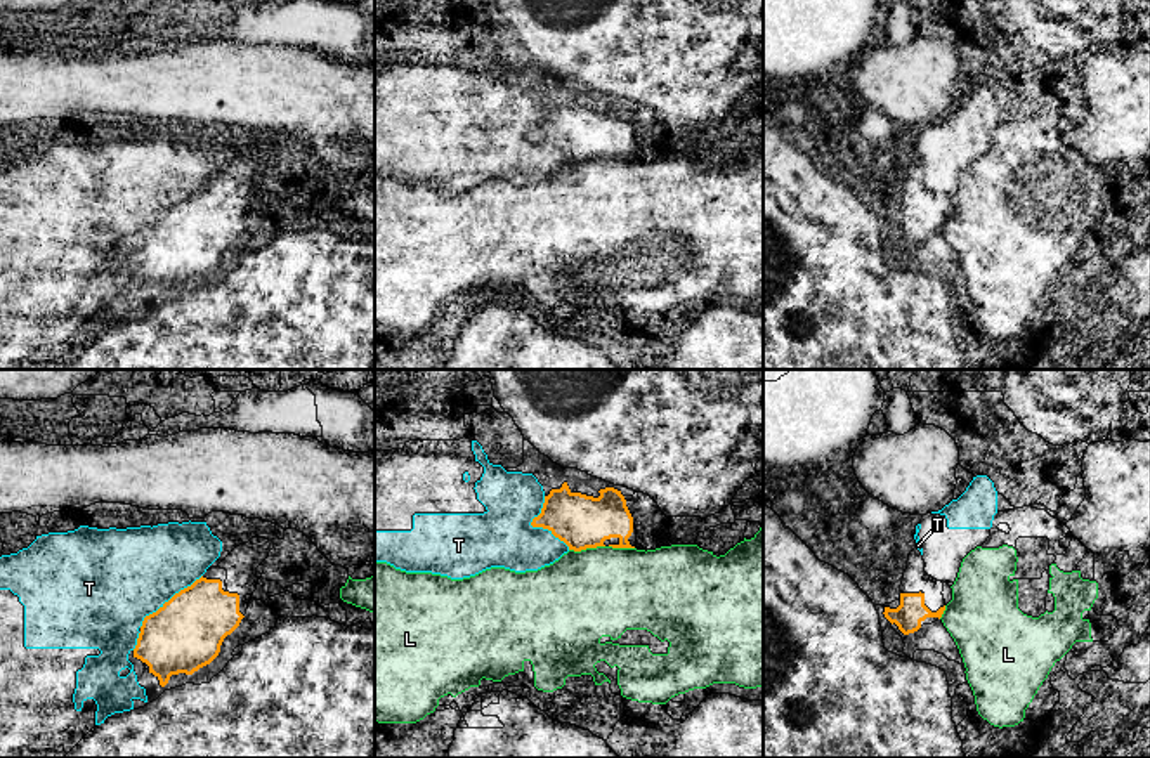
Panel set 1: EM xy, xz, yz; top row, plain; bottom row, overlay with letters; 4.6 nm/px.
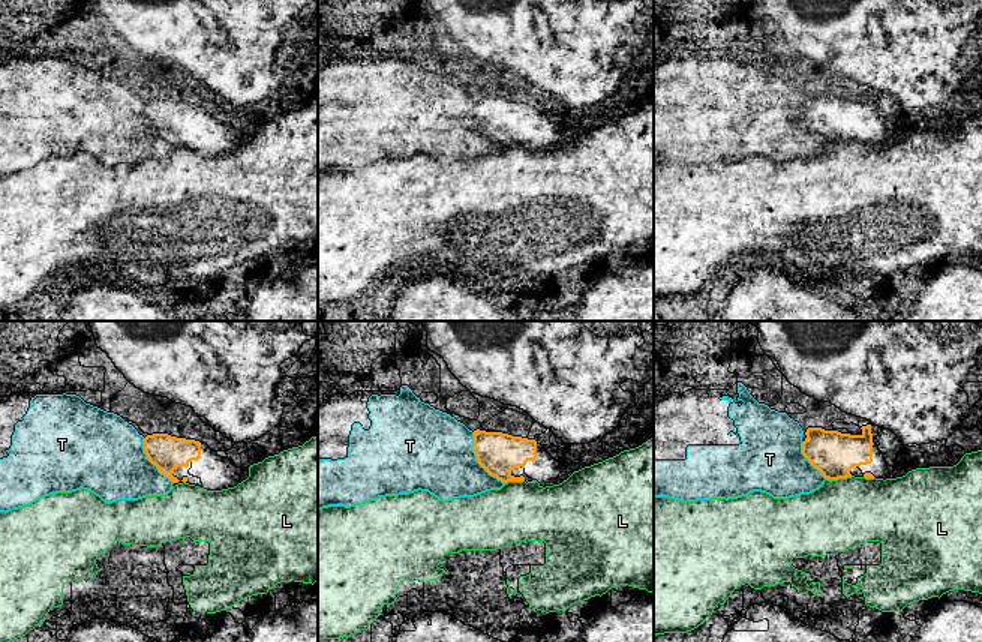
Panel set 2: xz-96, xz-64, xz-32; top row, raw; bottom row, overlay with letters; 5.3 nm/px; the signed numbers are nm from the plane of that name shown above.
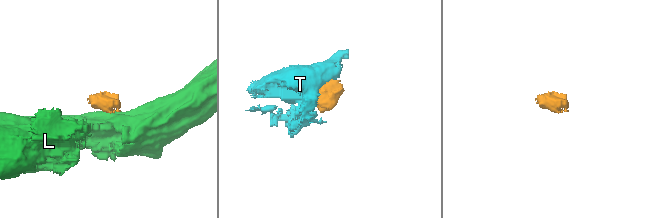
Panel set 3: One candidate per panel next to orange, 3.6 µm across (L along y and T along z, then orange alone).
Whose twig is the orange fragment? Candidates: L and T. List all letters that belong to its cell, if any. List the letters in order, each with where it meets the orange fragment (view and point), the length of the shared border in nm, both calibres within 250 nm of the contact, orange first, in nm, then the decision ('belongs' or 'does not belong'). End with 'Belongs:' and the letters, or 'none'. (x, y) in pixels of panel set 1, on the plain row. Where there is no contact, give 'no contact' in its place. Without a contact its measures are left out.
L: contact xz (587, 158); length 170 nm; calibres 240 and 420 nm; does not belong
T: contact xz (536, 137); length 280 nm; calibres 240 and 280 nm; does not belong
Belongs: none

